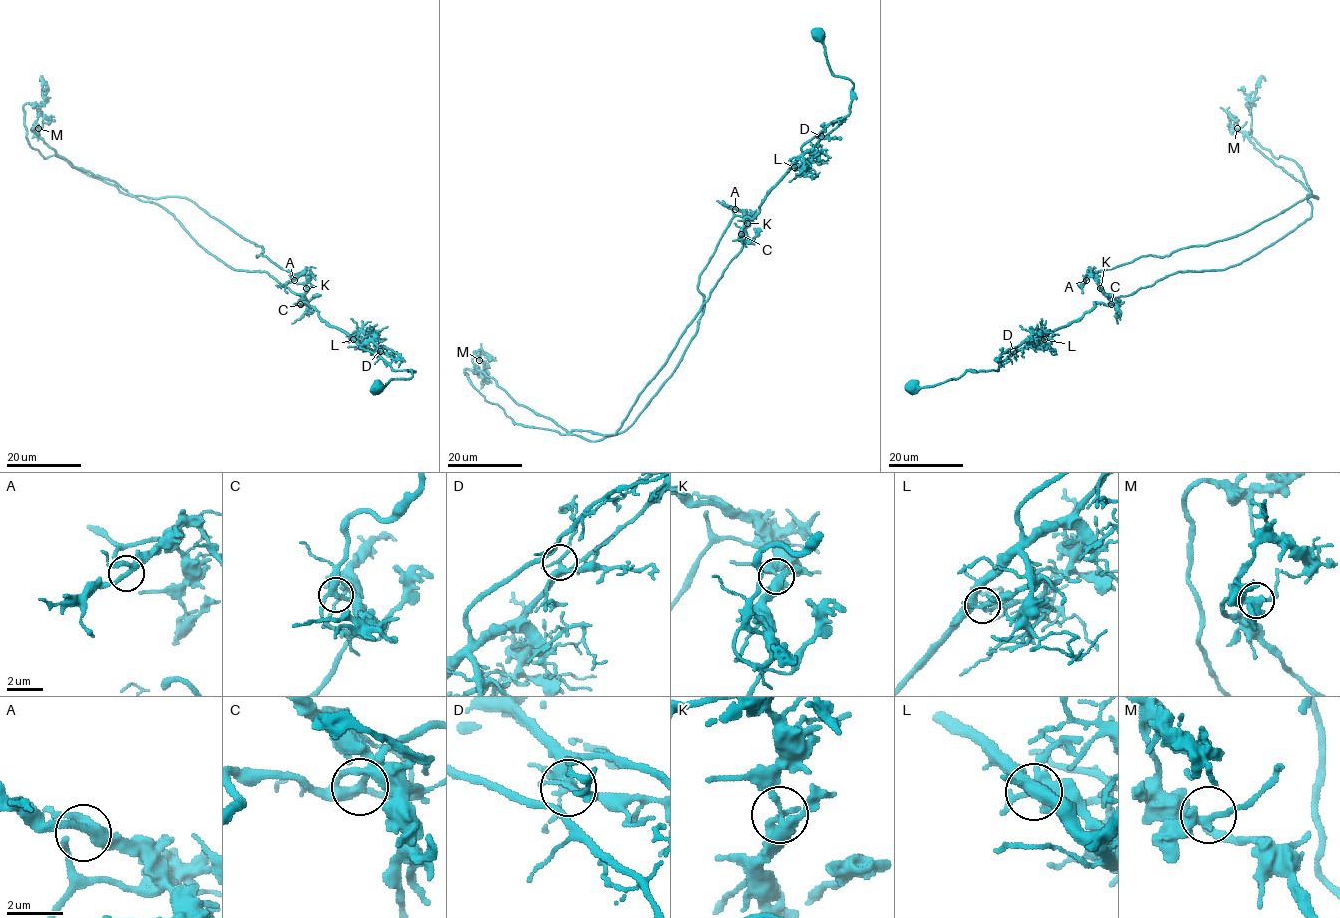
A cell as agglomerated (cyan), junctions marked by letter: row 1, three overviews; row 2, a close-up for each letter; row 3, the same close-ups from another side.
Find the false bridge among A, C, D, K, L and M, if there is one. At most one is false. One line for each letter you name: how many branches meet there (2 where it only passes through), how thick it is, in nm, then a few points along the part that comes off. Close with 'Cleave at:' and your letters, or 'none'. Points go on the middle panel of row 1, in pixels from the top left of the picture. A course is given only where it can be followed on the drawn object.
K: branches 4; calibre 280 nm; course (747, 223), (735, 215), (718, 242), (698, 330), (623, 431), (516, 424), (466, 369), (486, 375), (480, 389)
Cleave at: K

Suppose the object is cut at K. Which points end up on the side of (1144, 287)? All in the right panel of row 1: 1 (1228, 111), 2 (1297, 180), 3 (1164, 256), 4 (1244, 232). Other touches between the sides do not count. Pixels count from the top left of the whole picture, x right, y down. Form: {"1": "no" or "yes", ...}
{"1": "yes", "2": "yes", "3": "no", "4": "no"}

